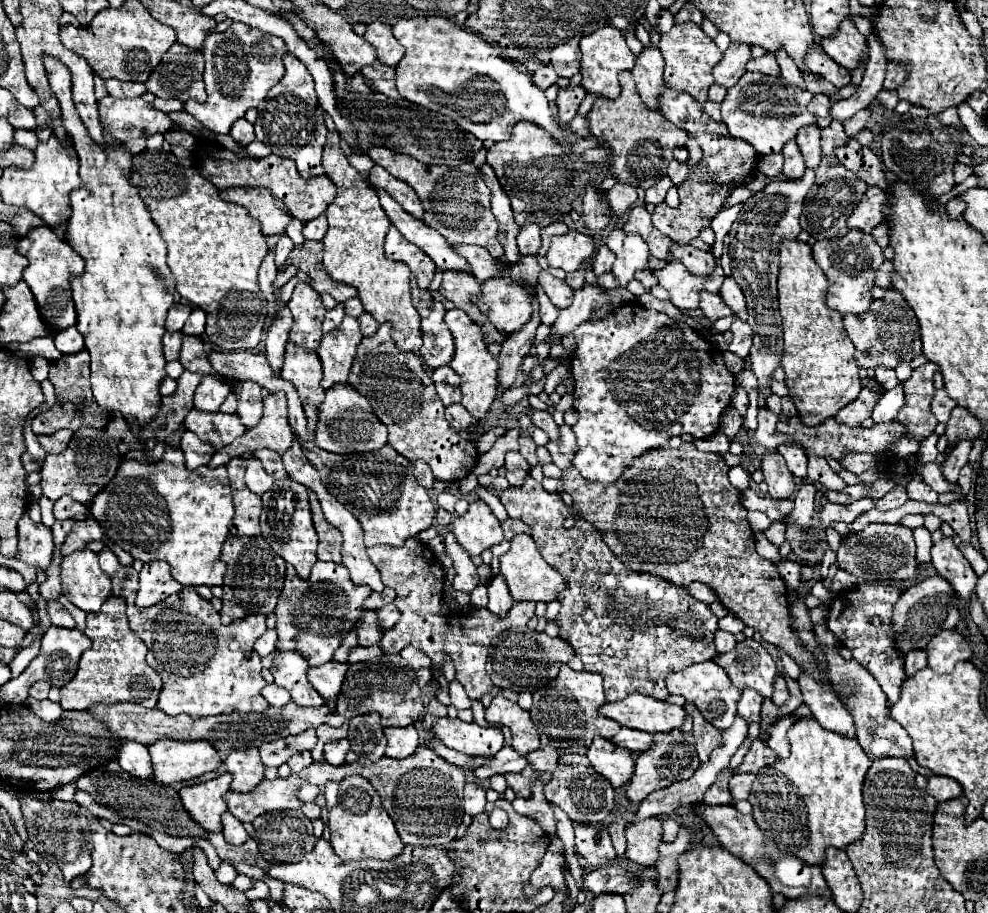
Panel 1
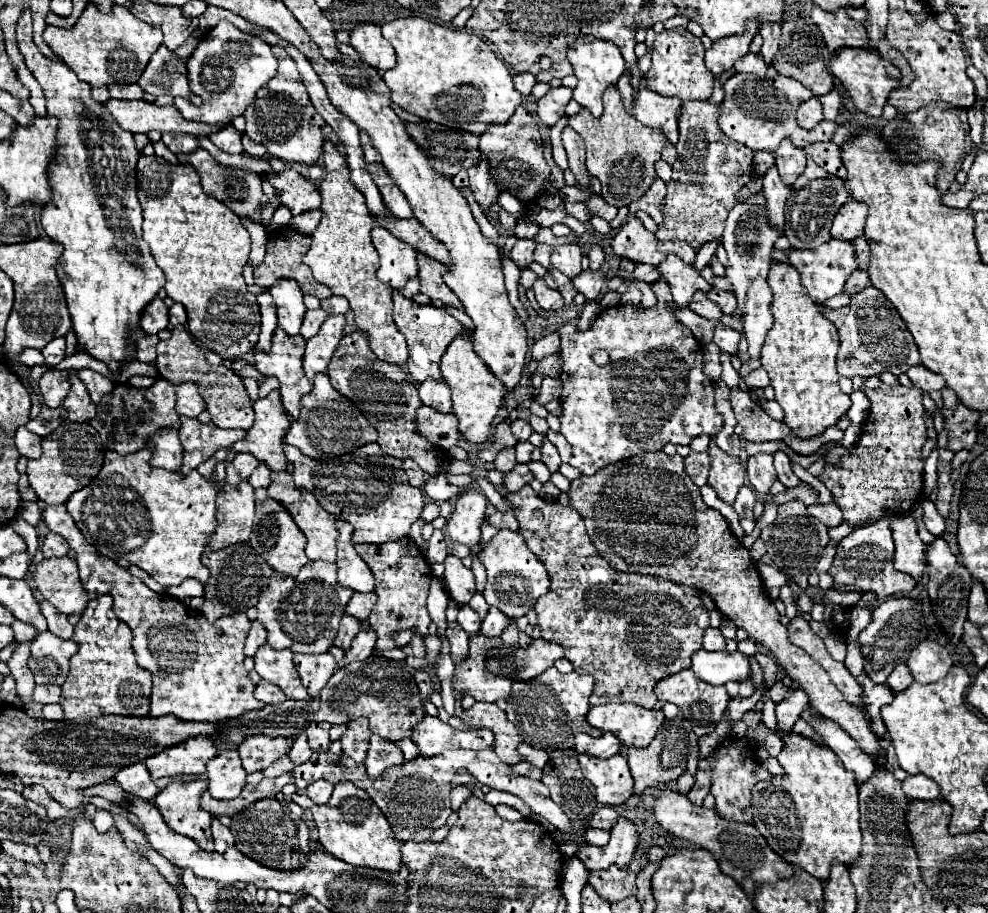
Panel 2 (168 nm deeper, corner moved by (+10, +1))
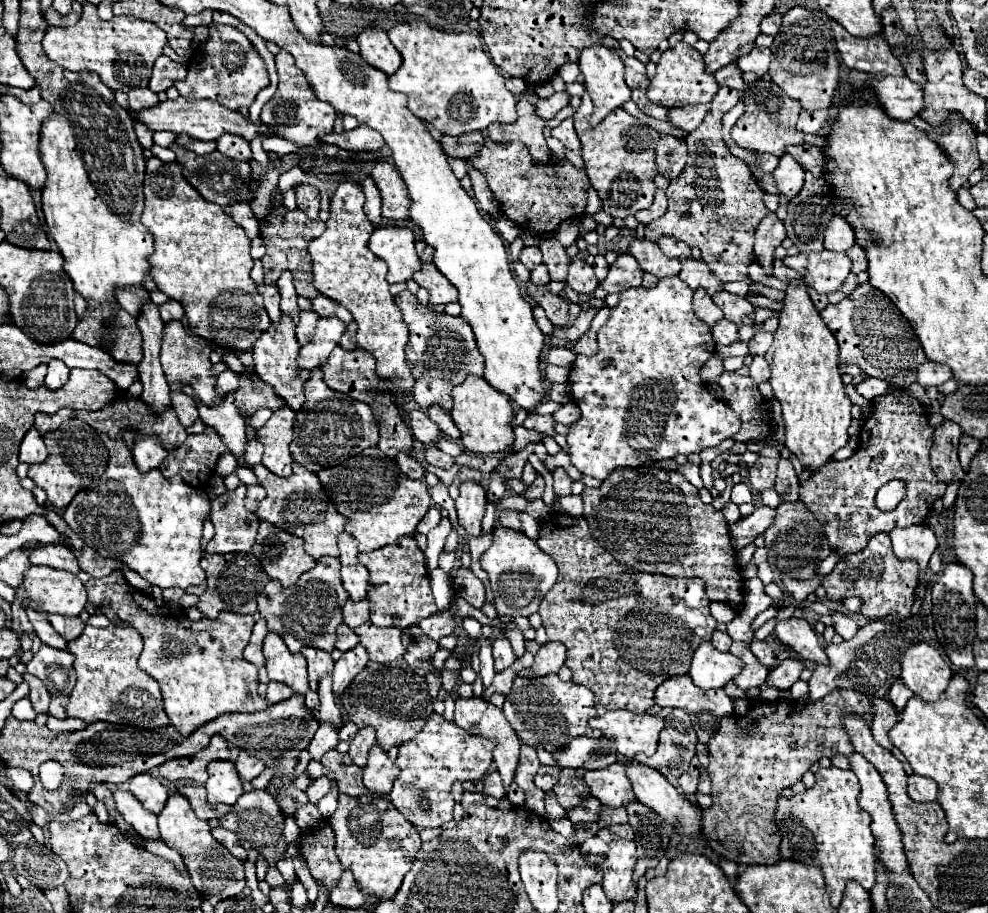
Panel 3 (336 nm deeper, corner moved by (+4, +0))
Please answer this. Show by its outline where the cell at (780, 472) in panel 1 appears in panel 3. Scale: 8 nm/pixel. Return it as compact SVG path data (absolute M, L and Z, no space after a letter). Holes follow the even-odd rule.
M759 457L755 465L749 469L749 483L755 491L761 493L775 485L775 473L777 473L777 459Z

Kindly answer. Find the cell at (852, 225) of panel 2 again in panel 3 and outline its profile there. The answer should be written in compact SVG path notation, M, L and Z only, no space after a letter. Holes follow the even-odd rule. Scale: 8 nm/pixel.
M835 215L825 229L825 249L831 251L847 251L855 245L855 231L847 223L845 217Z

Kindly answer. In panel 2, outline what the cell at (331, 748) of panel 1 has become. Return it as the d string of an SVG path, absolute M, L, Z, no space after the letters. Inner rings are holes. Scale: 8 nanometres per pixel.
M311 722L311 724L309 724L309 728L307 728L305 732L307 732L307 736L309 736L309 746L311 746L311 750L323 752L323 750L329 748L329 744L331 744L331 740L329 740L329 730L331 730L331 724L327 724L327 722L319 722L319 724Z

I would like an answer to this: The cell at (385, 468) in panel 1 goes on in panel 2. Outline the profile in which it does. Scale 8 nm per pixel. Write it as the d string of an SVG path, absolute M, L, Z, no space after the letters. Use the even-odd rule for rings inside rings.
M285 444L285 454L295 466L295 482L309 490L327 512L355 528L353 542L383 544L387 540L399 540L409 534L411 524L419 518L425 506L423 492L407 482L407 474L401 470L401 460L383 454L379 444L365 444L351 454L331 460L305 458L289 444Z

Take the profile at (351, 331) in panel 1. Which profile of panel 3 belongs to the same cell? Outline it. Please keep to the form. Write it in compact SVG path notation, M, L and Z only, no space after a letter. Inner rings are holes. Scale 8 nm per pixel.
M323 317L317 325L317 333L313 335L313 341L305 347L301 347L299 351L299 357L297 357L297 363L301 365L301 369L315 369L315 367L321 367L333 347L339 343L343 331L347 329L347 323L343 323L339 317Z

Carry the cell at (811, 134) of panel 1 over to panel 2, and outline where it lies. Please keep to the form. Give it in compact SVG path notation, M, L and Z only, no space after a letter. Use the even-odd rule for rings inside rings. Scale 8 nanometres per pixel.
M787 138L775 150L775 166L779 170L783 184L793 186L795 180L805 170L805 154L803 154L801 148L795 148L793 142Z

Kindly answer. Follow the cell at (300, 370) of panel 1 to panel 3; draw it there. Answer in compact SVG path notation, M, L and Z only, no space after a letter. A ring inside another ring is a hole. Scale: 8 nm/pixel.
M285 315L281 317L281 321L277 325L271 325L267 329L267 333L261 333L261 337L253 345L253 359L255 359L257 375L265 383L269 383L275 389L275 393L279 397L283 397L293 411L299 411L303 407L303 401L305 401L303 385L309 379L309 371L305 371L297 365L299 349L301 349L301 345L295 337L295 323L291 321L291 317L285 317Z

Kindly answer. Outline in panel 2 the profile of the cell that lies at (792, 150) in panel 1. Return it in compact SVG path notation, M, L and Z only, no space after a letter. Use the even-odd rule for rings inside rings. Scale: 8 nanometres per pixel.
M769 168L767 174L763 176L763 194L767 198L767 222L775 228L779 228L779 232L783 234L783 206L785 206L785 200L789 196L791 188L787 188L783 182L781 182L781 176L777 172L777 168Z

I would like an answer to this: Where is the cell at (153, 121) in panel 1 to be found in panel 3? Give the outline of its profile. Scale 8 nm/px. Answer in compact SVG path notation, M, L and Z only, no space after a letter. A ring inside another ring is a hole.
M179 97L177 101L165 101L165 103L157 103L149 109L141 109L141 111L133 111L133 117L137 121L141 121L143 125L147 125L151 131L173 131L173 133L185 133L189 137L197 137L199 141L217 141L217 137L221 137L223 133L233 133L239 135L247 141L253 141L255 135L261 131L263 135L273 135L273 131L265 125L255 127L249 119L245 119L239 111L227 109L215 101L187 101L183 97Z

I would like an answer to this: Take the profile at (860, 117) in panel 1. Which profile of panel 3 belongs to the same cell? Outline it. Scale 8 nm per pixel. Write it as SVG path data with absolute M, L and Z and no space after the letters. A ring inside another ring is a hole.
M755 81L747 83L741 101L745 103L745 113L739 117L739 121L731 129L731 137L739 147L761 151L761 153L773 153L781 157L785 153L785 147L791 145L803 145L803 133L795 129L797 117L801 111L801 103L785 95L775 83L769 81L769 87L765 81Z

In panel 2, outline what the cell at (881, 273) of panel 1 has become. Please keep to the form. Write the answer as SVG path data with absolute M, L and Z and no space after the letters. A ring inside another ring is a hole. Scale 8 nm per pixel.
M855 270L855 272L847 278L843 292L847 292L847 294L857 294L857 292L863 290L865 286L869 286L869 276L867 276L867 272Z

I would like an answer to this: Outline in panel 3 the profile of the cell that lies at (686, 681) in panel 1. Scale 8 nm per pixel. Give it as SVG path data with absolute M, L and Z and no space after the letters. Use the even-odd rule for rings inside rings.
M689 675L669 677L669 681L663 681L657 687L655 703L659 707L677 707L677 709L683 709L691 717L693 729L695 729L695 733L697 733L701 743L707 743L717 733L719 723L721 723L723 717L731 717L733 715L733 701L727 697L727 693L723 689L713 689L713 691L699 689Z

